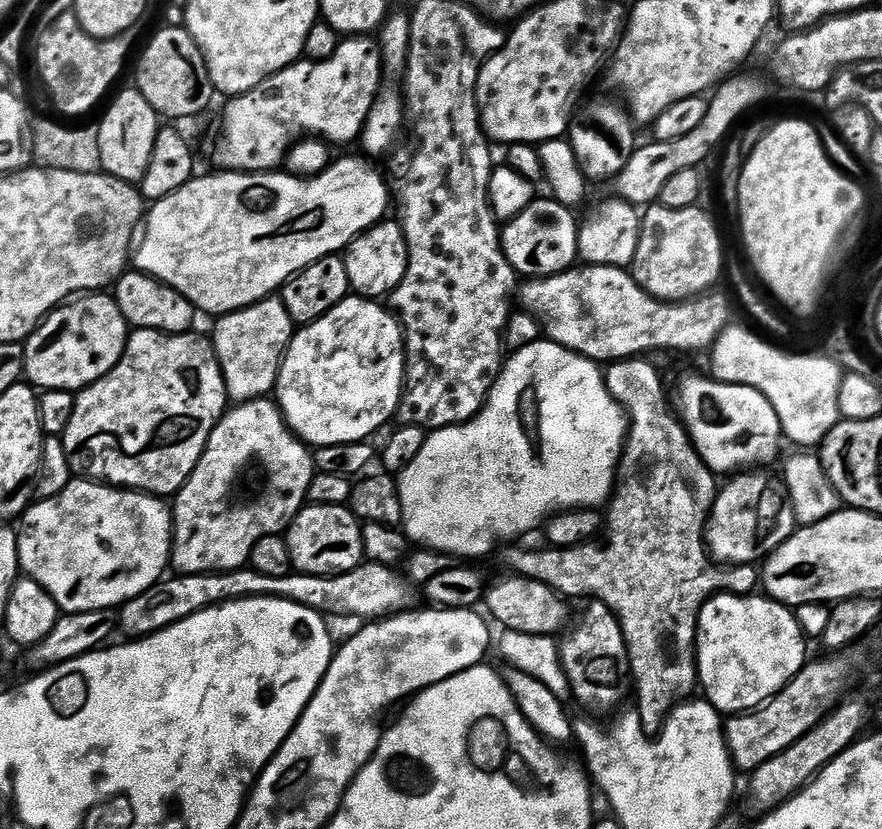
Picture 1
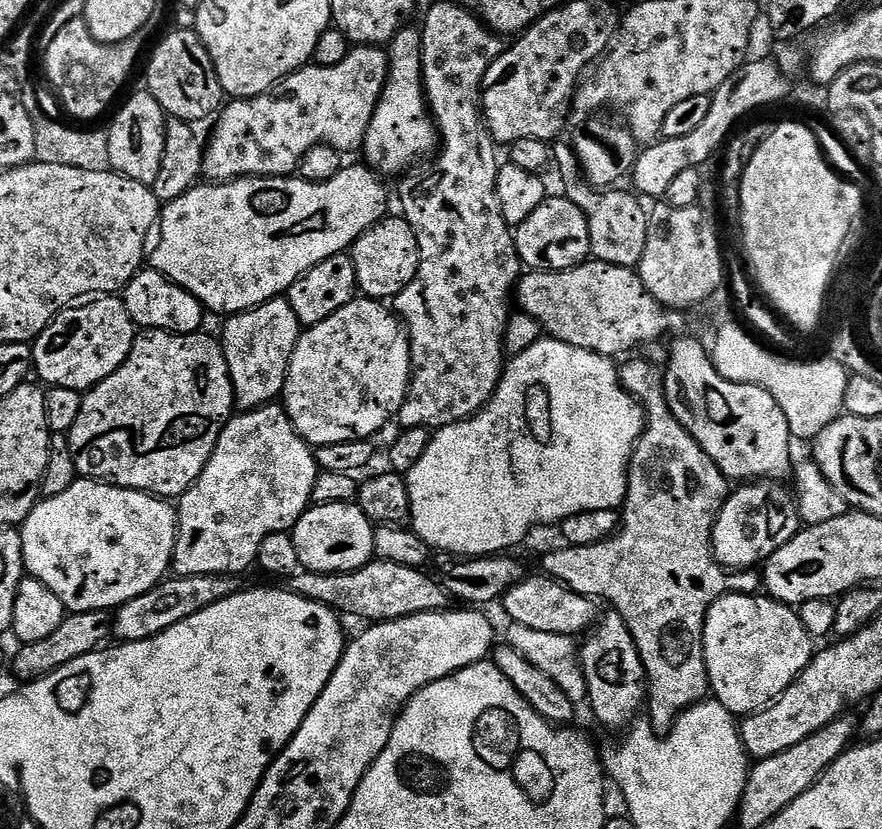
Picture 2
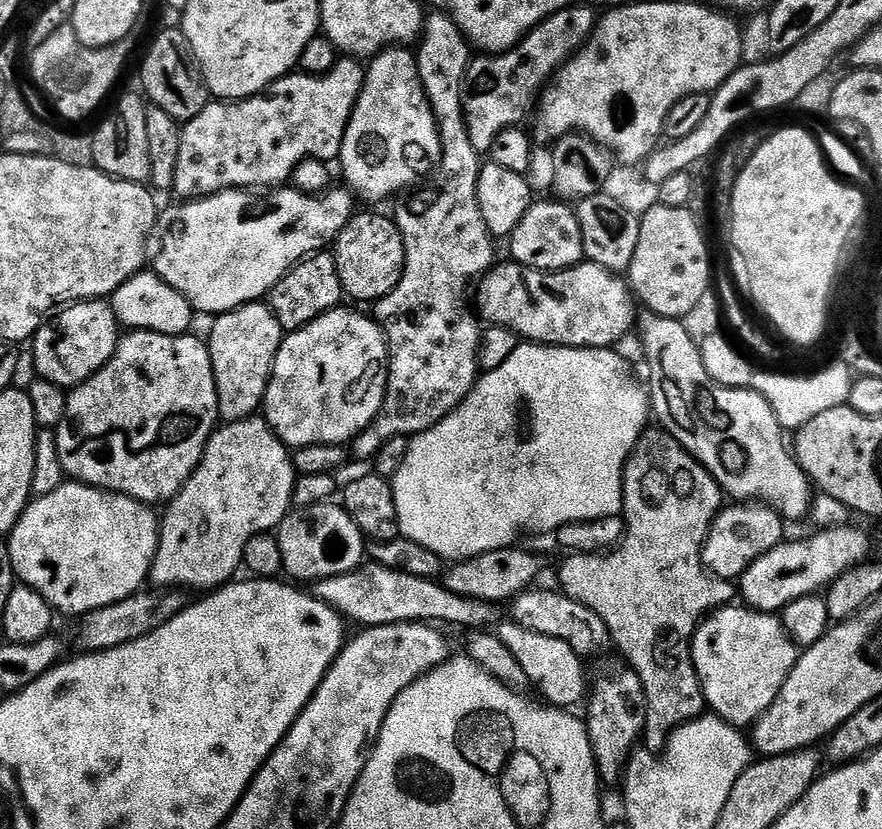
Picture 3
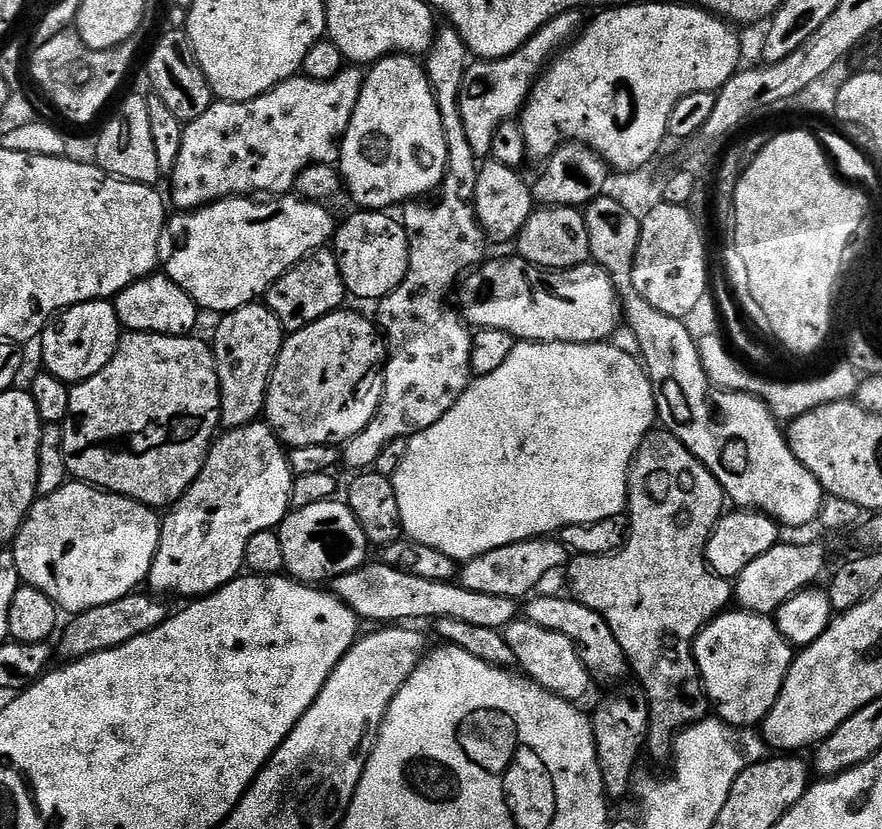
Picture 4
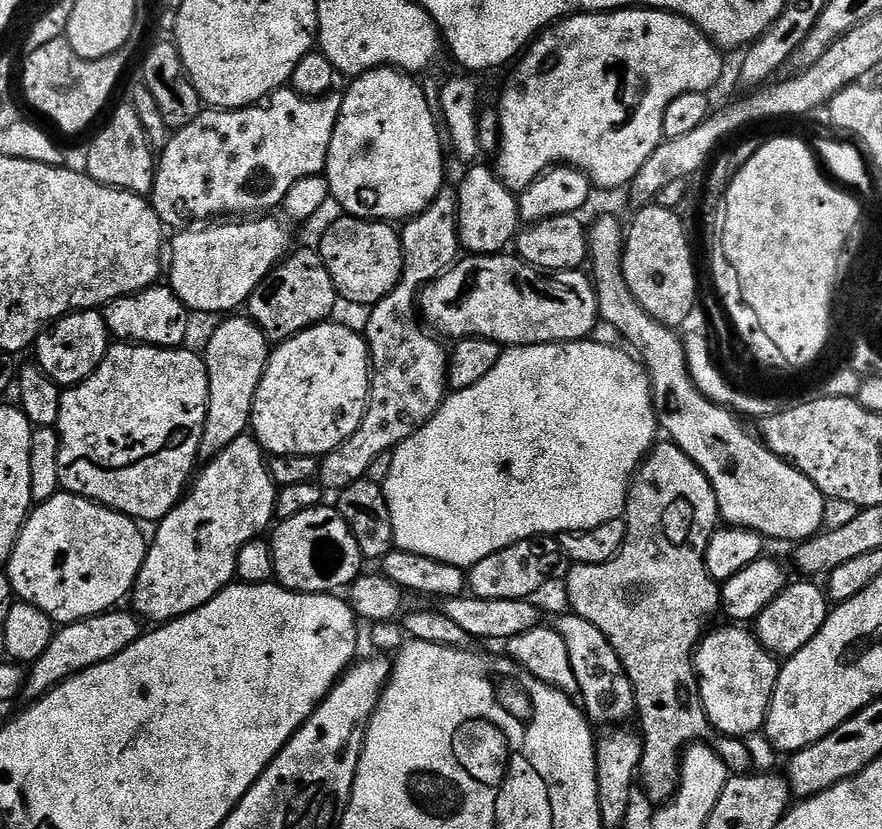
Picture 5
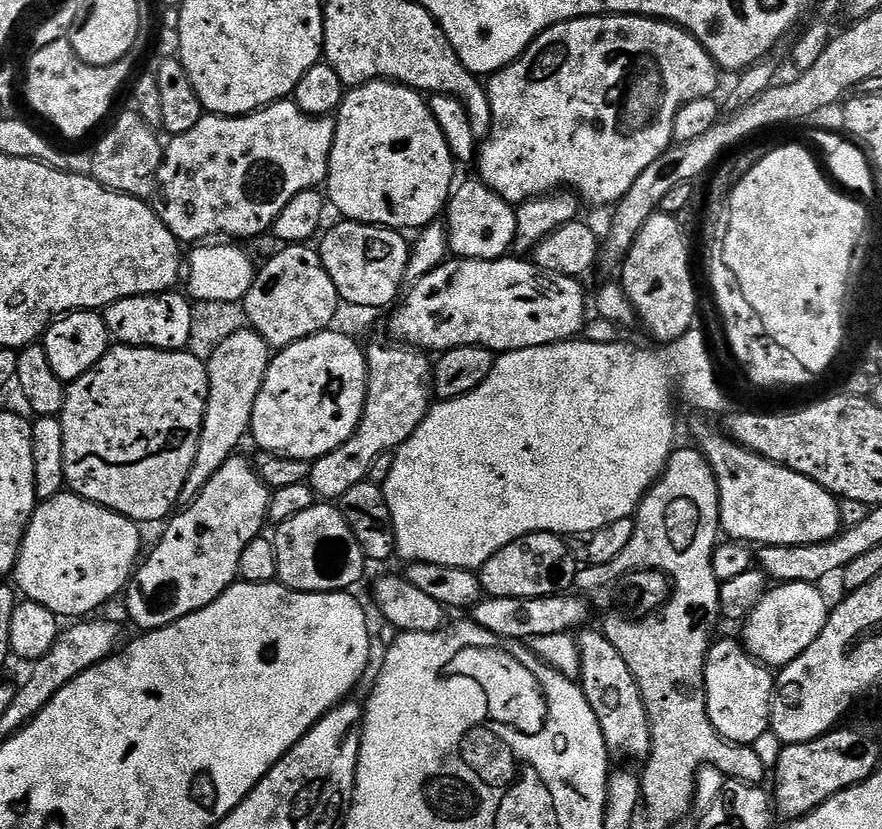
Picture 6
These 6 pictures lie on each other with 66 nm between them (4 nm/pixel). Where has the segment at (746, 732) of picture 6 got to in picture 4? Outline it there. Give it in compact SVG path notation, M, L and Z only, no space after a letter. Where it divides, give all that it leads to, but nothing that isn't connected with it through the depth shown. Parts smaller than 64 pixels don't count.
M732 611L721 612L700 629L692 643L692 657L696 659L696 671L700 674L707 699L714 705L715 715L733 729L741 730L751 724L759 725L767 718L768 711L782 690L788 671L792 669L794 648L776 629L775 619L759 616L757 612Z

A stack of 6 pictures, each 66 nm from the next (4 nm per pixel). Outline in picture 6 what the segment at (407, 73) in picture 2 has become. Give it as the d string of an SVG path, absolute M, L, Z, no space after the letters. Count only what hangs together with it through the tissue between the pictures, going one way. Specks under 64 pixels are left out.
M372 80L369 84L360 84L357 88L345 91L344 101L335 113L336 133L332 149L328 155L328 178L326 181L326 196L341 213L345 220L356 220L360 224L379 224L381 228L395 228L397 230L419 230L433 223L436 216L445 211L446 205L454 191L454 181L457 179L456 168L452 158L452 151L438 126L438 122L432 113L431 103L414 88L407 88L405 84L398 84L394 80Z

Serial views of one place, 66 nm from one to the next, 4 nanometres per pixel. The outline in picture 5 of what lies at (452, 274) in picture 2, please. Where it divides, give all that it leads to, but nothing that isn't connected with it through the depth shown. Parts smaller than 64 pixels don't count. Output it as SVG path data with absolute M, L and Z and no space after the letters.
M455 195L447 196L436 199L425 212L412 217L403 225L404 272L393 292L386 294L386 298L371 305L369 312L372 313L368 316L368 325L362 328L370 353L368 410L365 412L358 430L354 430L354 434L350 434L350 438L346 438L346 442L342 442L334 450L327 452L320 460L318 480L325 489L339 490L350 486L355 480L365 479L367 470L370 469L370 462L373 462L378 454L383 451L393 451L402 441L410 438L440 409L446 399L446 393L449 391L448 358L450 352L447 347L444 349L439 344L441 341L435 335L428 336L429 329L418 319L418 297L425 286L438 279L453 264L457 263L462 252L458 200Z

